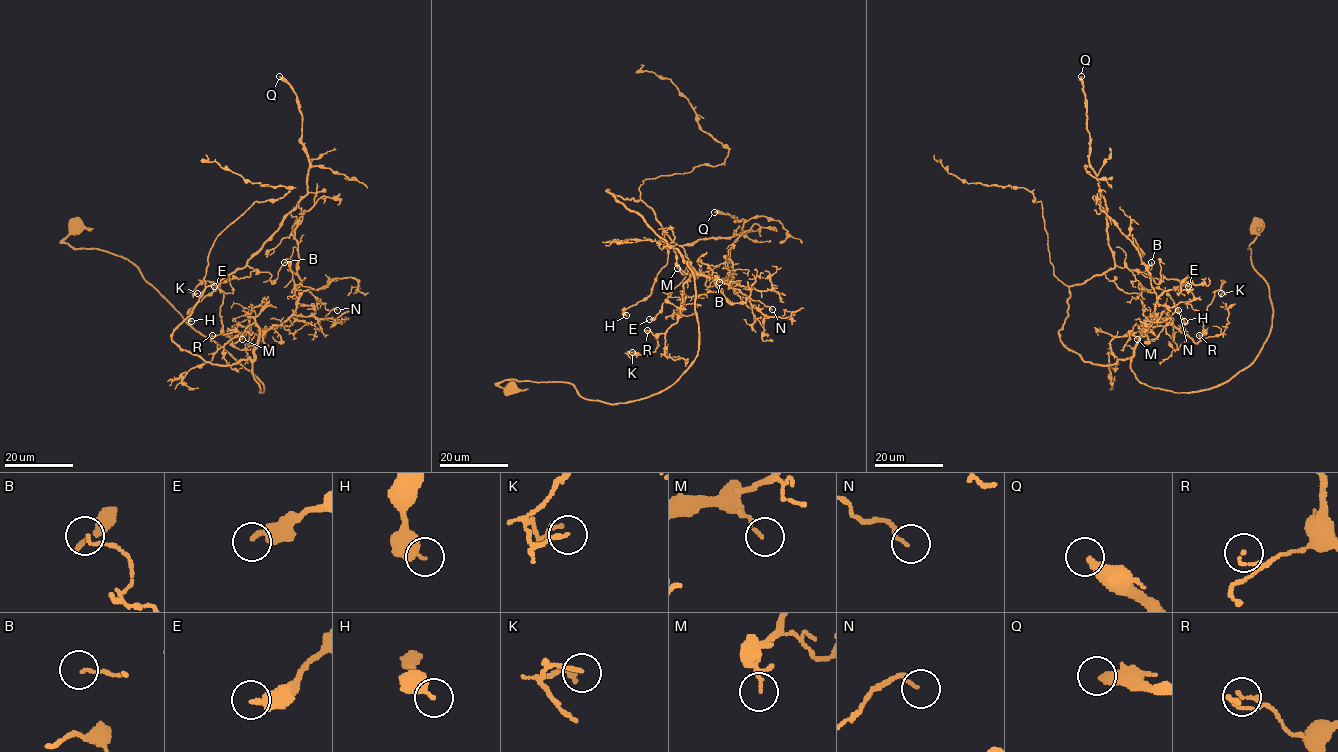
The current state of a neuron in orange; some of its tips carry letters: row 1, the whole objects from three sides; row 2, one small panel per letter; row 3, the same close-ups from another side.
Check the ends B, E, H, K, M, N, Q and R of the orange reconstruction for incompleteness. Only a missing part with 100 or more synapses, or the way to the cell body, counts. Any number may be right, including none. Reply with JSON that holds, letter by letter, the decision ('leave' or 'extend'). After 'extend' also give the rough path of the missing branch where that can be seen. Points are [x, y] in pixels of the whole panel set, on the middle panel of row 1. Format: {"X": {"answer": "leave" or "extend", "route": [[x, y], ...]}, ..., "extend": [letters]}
{"B": {"answer": "leave"}, "E": {"answer": "leave"}, "H": {"answer": "leave"}, "K": {"answer": "leave"}, "M": {"answer": "leave"}, "N": {"answer": "leave"}, "Q": {"answer": "extend", "route": [[714, 212], [691, 210], [635, 193], [599, 176], [570, 153], [552, 127], [547, 92], [549, 78], [572, 67]]}, "R": {"answer": "leave"}, "extend": ["Q"]}

